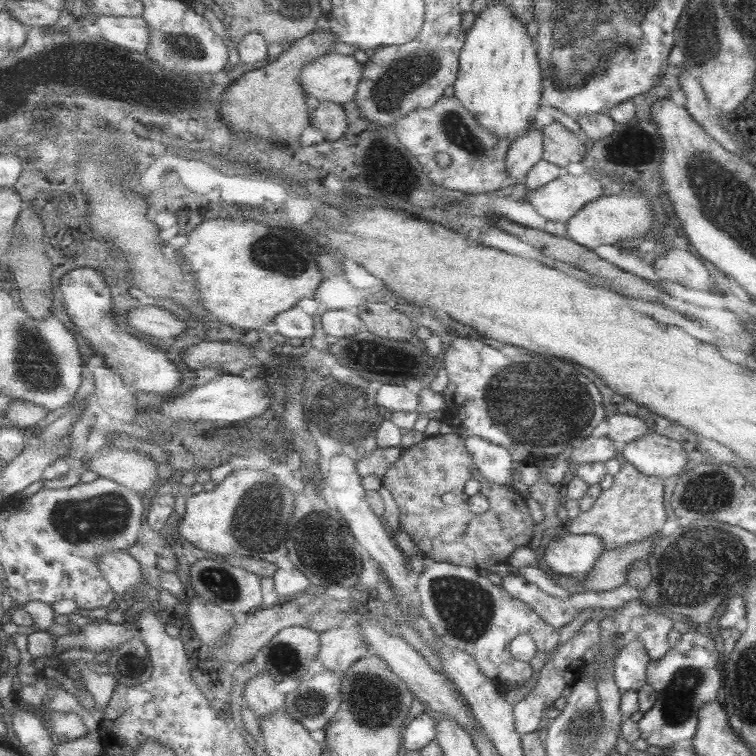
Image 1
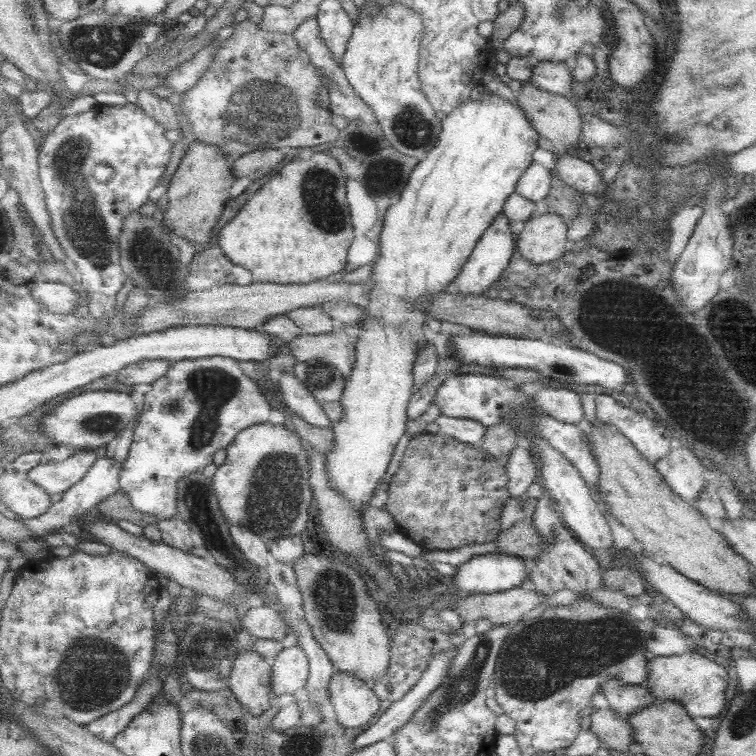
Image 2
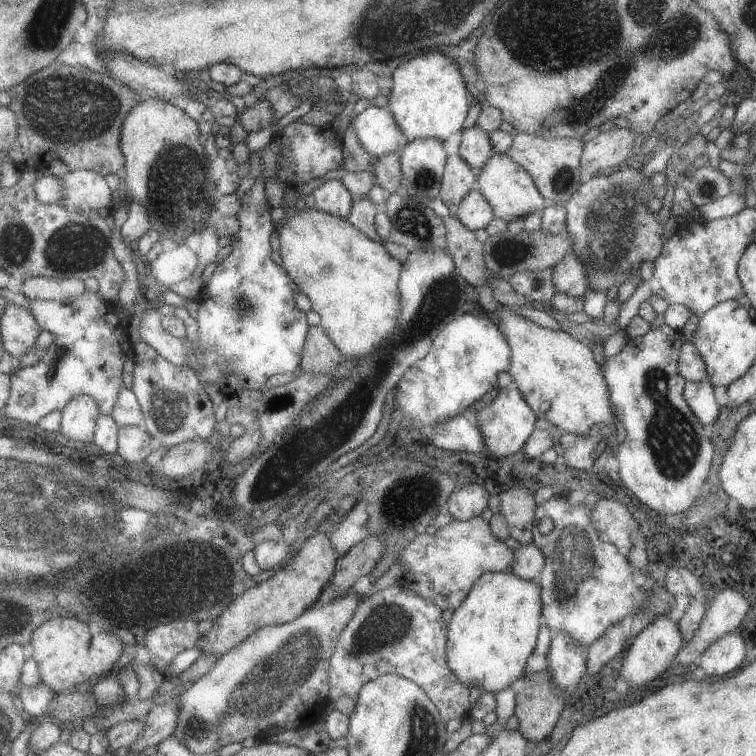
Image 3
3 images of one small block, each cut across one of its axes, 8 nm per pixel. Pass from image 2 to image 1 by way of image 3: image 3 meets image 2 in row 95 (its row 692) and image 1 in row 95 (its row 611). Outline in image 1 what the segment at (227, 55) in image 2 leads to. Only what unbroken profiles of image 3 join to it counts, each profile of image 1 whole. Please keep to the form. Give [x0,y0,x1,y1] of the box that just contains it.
[303,52,365,106]

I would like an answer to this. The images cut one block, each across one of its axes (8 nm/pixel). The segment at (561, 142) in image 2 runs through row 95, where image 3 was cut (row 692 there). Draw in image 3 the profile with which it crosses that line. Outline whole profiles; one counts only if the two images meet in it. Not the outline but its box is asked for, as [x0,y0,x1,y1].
[515,672,565,746]

